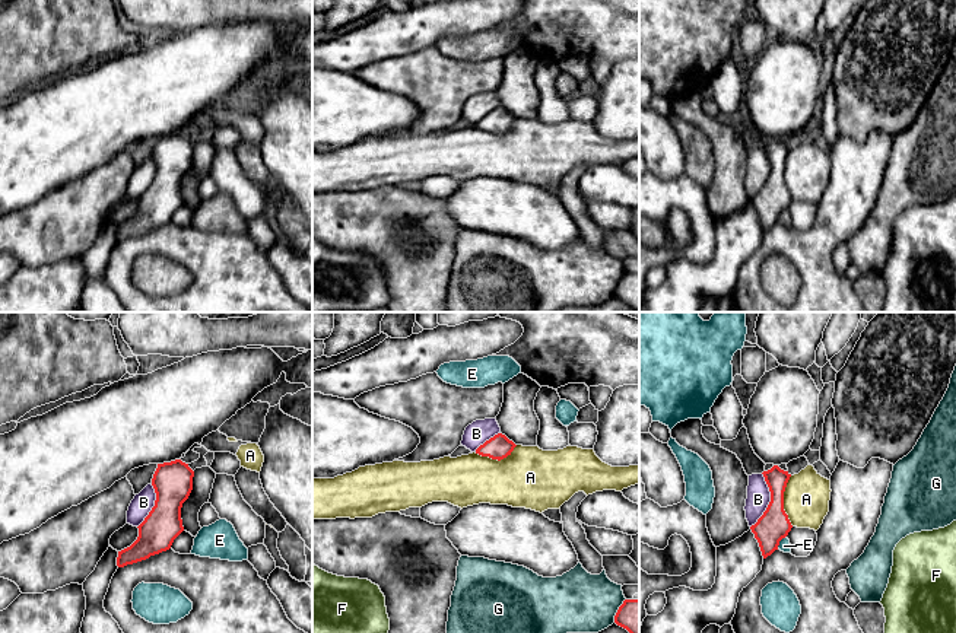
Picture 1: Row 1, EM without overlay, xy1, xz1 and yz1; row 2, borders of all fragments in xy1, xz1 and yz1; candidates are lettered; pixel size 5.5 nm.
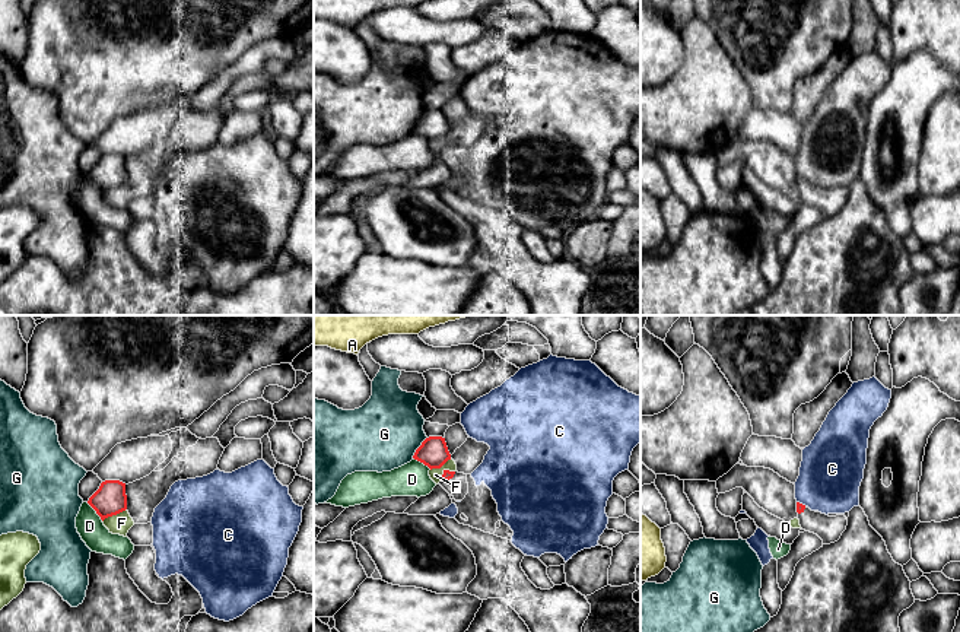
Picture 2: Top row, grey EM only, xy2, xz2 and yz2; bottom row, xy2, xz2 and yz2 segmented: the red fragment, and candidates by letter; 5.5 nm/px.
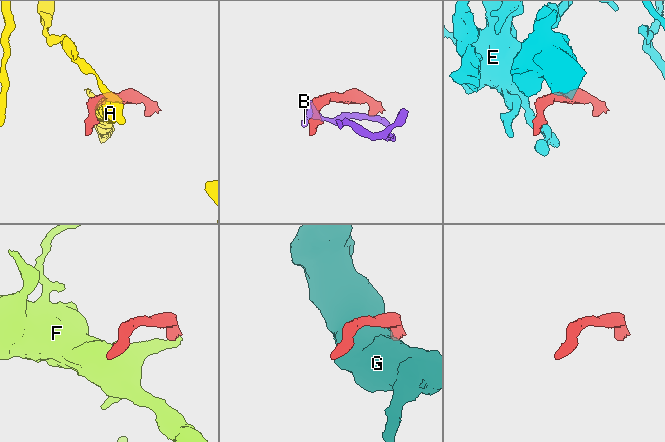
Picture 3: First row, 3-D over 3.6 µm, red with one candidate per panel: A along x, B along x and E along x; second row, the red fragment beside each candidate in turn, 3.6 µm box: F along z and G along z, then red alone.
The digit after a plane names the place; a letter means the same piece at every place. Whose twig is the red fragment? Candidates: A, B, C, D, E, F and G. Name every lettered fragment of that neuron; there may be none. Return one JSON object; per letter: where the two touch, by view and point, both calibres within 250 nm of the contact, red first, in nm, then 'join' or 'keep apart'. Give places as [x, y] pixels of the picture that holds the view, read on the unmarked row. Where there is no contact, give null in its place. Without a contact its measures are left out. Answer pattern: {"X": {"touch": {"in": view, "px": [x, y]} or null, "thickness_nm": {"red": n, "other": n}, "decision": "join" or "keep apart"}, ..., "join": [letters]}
{"A": {"touch": {"in": "yz1", "px": [783, 174]}, "thickness_nm": {"red": 170, "other": 260}, "decision": "keep apart"}, "B": {"touch": {"in": "yz1", "px": [771, 174]}, "thickness_nm": {"red": 170, "other": 130}, "decision": "keep apart"}, "C": {"touch": {"in": "yz2", "px": [801, 177]}, "thickness_nm": {"red": 50, "other": 340}, "decision": "keep apart"}, "D": {"touch": {"in": "xy2", "px": [95, 183]}, "thickness_nm": {"red": 180, "other": 150}, "decision": "keep apart"}, "E": {"touch": {"in": "yz1", "px": [780, 213]}, "thickness_nm": {"red": 170, "other": 70}, "decision": "keep apart"}, "F": {"touch": {"in": "xy2", "px": [114, 187]}, "thickness_nm": {"red": 180, "other": 110}, "decision": "keep apart"}, "G": {"touch": {"in": "xz2", "px": [419, 120]}, "thickness_nm": {"red": 160, "other": 400}, "decision": "keep apart"}, "join": []}

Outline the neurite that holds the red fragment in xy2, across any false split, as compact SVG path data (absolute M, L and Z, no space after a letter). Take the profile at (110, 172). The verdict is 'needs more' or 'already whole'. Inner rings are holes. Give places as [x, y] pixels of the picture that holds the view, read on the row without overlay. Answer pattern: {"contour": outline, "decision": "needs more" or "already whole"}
{"contour": "M105 153L89 171L88 177L104 194L127 182L125 156L120 153Z", "decision": "already whole"}

